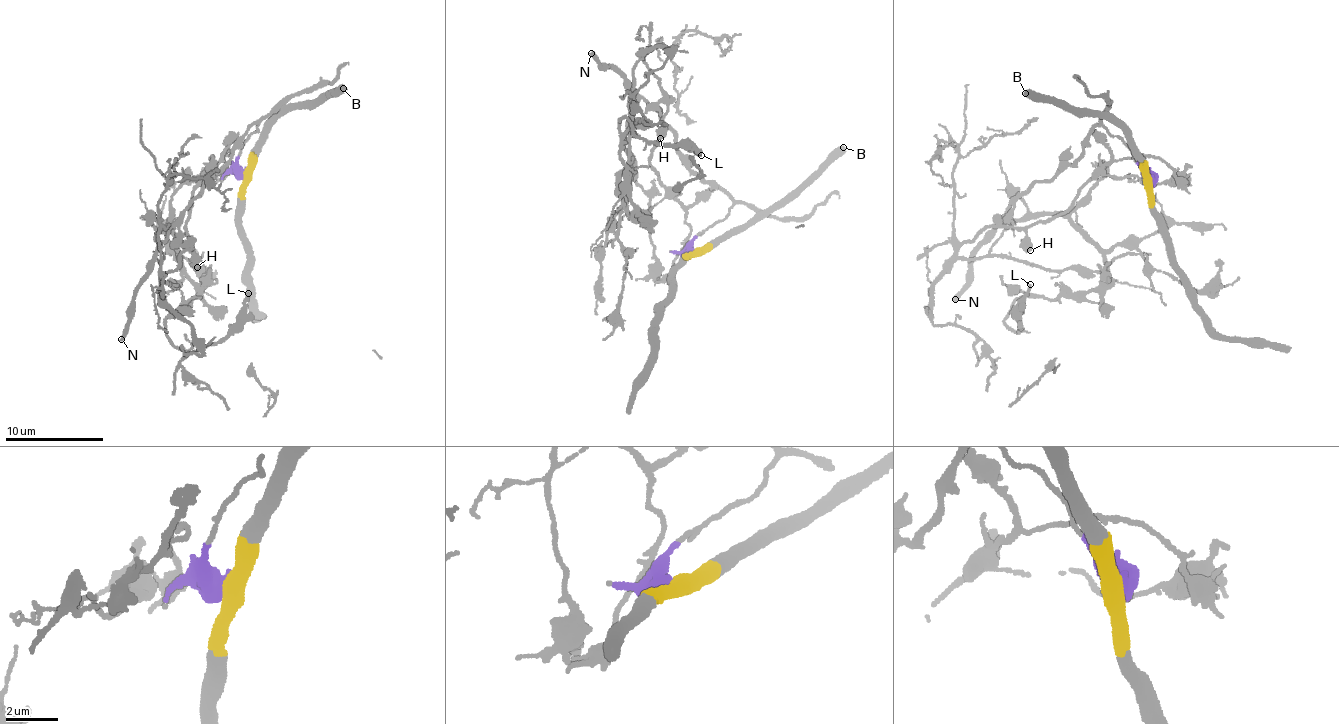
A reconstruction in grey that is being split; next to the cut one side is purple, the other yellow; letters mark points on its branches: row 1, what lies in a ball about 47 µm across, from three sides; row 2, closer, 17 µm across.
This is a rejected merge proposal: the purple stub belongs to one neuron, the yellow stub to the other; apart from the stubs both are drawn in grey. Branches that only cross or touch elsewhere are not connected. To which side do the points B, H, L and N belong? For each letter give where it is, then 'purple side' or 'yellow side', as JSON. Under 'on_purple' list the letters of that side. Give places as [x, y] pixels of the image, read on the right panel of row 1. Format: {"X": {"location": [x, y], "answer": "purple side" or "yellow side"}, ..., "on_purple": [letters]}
{"B": {"location": [1025, 93], "answer": "yellow side"}, "H": {"location": [1030, 250], "answer": "purple side"}, "L": {"location": [1030, 284], "answer": "purple side"}, "N": {"location": [955, 299], "answer": "purple side"}, "on_purple": ["H", "L", "N"]}

